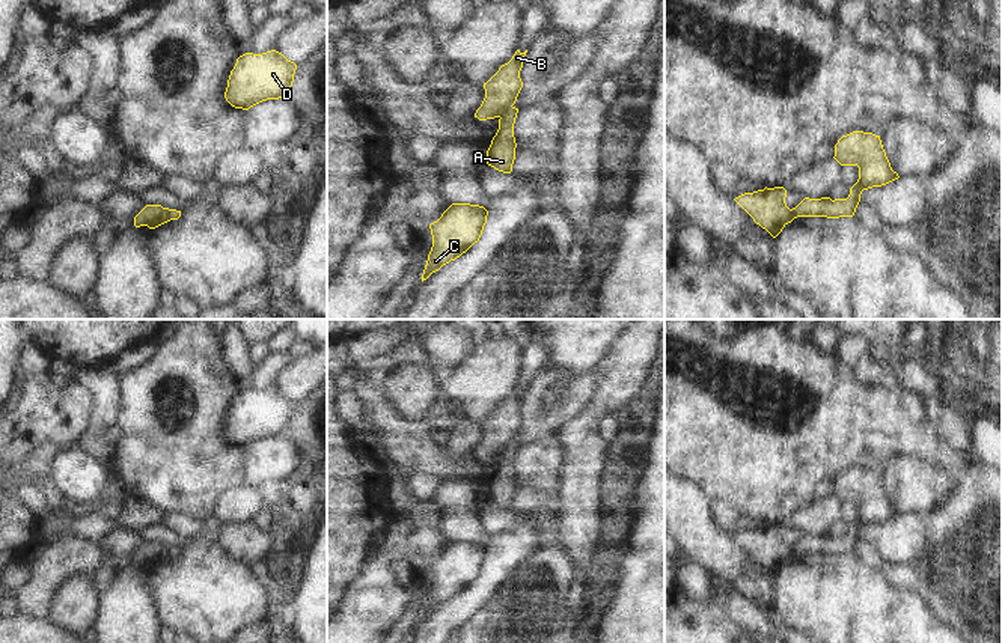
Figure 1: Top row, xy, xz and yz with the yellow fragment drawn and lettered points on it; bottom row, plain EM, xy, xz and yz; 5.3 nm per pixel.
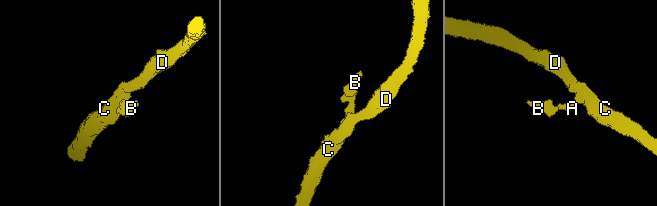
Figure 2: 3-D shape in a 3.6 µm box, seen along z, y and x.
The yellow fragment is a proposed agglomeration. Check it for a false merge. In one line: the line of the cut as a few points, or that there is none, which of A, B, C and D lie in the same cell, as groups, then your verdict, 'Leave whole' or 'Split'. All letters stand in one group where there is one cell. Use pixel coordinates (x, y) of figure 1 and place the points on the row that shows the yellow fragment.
Split along xz (511, 106), (500, 118). Groups: A C D / B. Split

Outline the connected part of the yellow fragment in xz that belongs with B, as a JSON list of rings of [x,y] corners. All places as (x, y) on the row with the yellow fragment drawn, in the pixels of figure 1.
[[[517,50],[512,59],[484,83],[485,98],[476,110],[475,117],[479,120],[502,117],[503,111],[515,104],[523,87],[520,71],[526,53],[527,50],[524,53]]]

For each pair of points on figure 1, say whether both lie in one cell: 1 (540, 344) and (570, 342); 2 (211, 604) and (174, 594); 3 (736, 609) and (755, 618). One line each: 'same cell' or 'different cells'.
1: different cells
2: same cell
3: same cell

